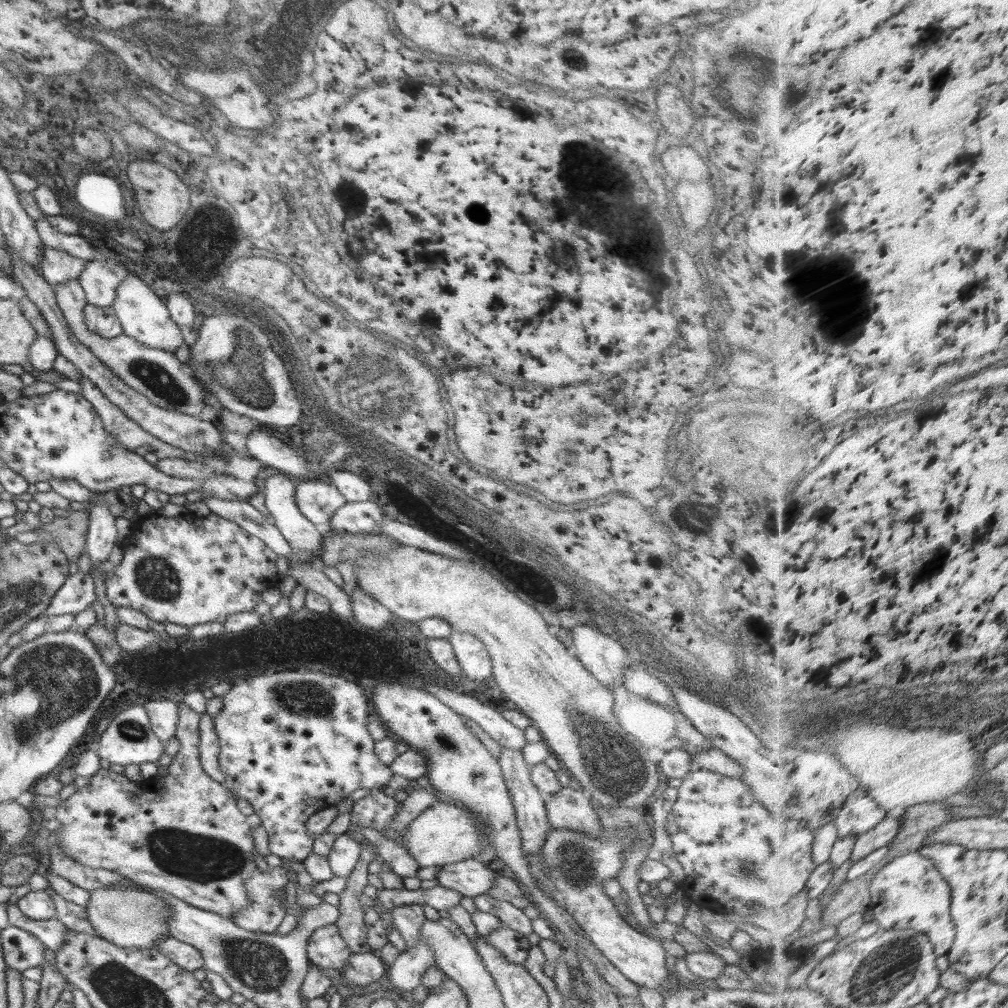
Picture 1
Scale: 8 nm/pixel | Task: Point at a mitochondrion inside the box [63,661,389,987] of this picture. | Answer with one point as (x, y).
(202, 859)

